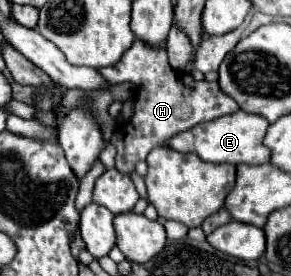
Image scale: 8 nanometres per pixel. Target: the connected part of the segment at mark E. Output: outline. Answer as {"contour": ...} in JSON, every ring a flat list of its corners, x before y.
{"contour":[[237,111,233,115,225,115,225,117,213,119,213,121,205,121,205,123,195,125,193,129,189,129,185,133,173,135,169,141,165,141,165,145,169,149,175,149,175,151,197,153,203,161,209,161,209,163,261,165,261,163,267,163,271,157,269,149,263,145,265,131,267,131,265,117,255,115,255,113]]}

